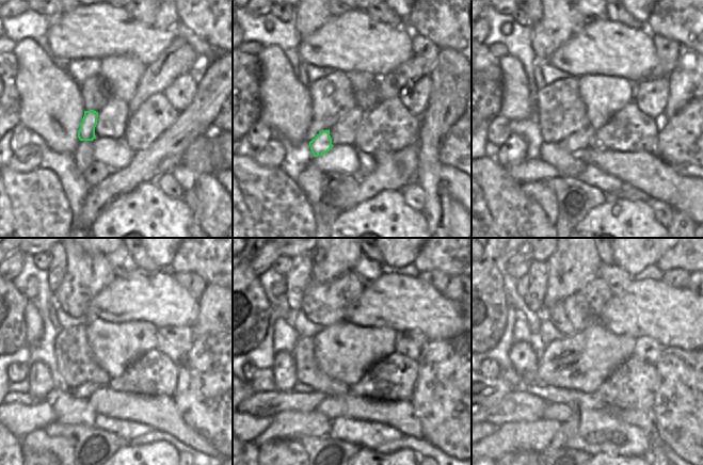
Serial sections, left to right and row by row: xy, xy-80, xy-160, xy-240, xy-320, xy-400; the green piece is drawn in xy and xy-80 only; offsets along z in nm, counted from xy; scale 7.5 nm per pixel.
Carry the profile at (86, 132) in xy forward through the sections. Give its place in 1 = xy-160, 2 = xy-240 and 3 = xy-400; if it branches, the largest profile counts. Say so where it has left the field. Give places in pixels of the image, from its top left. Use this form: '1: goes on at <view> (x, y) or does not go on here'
1: goes on at xy-160 (554, 154)
2: goes on at xy-240 (69, 410)
3: goes on at xy-400 (536, 436)

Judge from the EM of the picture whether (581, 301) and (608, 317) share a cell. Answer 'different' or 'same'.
different

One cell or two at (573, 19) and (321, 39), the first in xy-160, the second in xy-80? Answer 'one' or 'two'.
two

